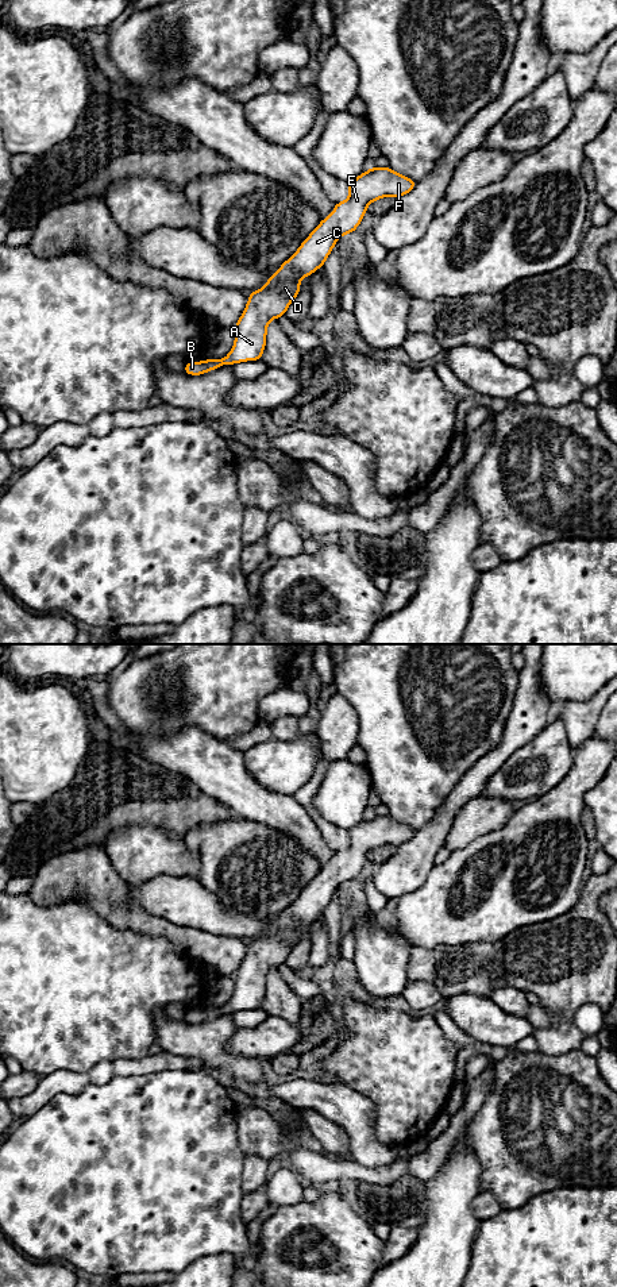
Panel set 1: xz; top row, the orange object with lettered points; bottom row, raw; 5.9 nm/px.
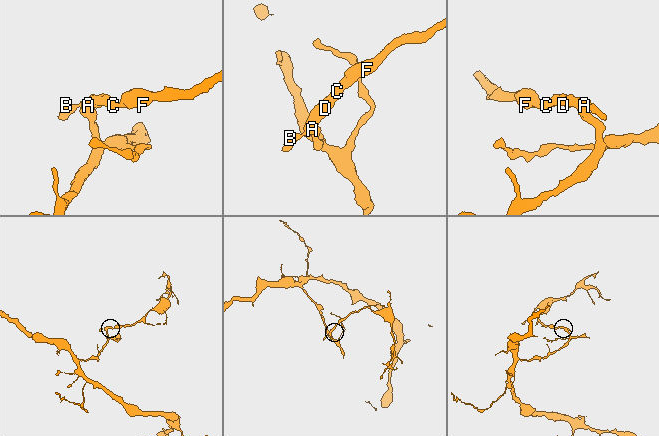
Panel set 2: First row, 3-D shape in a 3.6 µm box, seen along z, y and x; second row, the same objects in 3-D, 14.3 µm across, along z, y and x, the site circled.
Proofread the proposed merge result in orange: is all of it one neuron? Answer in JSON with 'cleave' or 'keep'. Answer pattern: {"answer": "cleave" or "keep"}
{"answer": "keep"}

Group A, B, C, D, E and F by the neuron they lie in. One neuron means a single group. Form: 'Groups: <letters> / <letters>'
Groups: A B C D E F

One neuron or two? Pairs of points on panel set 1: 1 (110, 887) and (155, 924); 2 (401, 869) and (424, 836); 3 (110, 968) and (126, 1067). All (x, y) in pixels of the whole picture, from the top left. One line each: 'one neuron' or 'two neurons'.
1: one neuron
2: one neuron
3: two neurons

